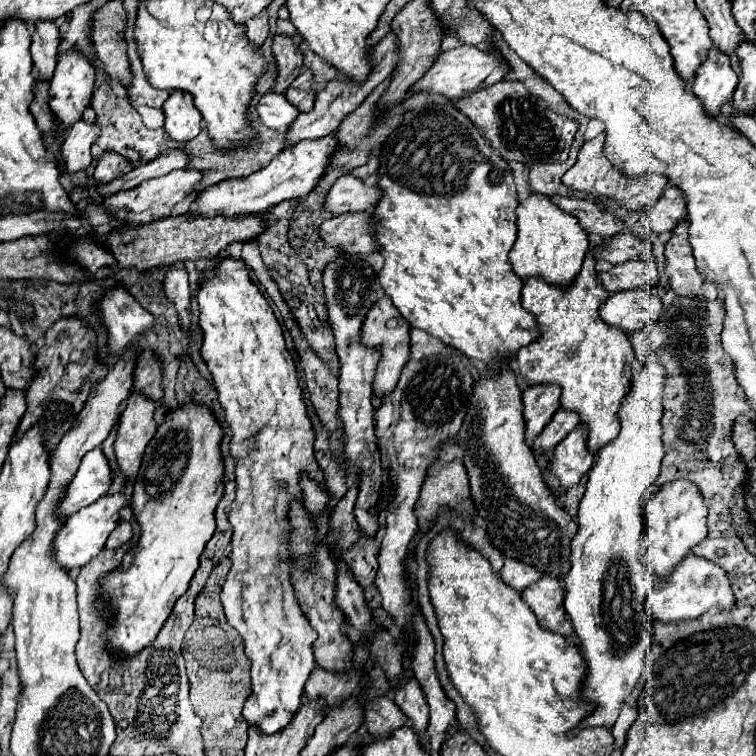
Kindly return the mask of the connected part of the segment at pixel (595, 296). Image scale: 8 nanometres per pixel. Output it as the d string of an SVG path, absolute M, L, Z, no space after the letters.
M588 254L584 258L582 270L574 278L572 284L556 286L556 284L550 284L550 282L536 276L536 278L528 278L526 284L524 284L524 290L522 290L522 306L538 318L538 326L540 326L542 336L538 338L538 342L532 342L530 346L520 348L520 352L516 356L518 366L520 366L520 374L524 376L528 386L550 382L550 384L558 384L562 388L560 404L562 404L562 408L578 412L580 422L588 424L588 428L590 428L588 448L592 452L602 448L602 444L610 442L616 436L616 432L620 432L618 408L620 408L622 396L630 388L632 364L634 364L634 350L630 346L626 332L620 330L618 326L608 326L598 314L600 306L608 300L608 296L610 294L598 282L596 260L594 260L592 254Z

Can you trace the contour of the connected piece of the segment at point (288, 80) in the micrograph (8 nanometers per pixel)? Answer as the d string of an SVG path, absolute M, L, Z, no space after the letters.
M276 34L272 42L272 52L278 60L278 78L272 90L284 94L288 86L294 82L294 78L302 72L302 52L296 46L296 42L286 34Z

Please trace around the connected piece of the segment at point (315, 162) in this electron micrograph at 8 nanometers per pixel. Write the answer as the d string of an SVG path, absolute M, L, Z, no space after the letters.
M328 134L320 140L300 140L294 146L286 146L266 168L250 174L248 178L236 178L236 180L224 180L216 186L206 188L190 206L190 212L202 214L202 216L242 216L242 214L256 214L266 212L268 208L292 200L292 198L304 198L310 194L316 184L326 174L326 168L330 164L330 156L336 152L338 140L336 134Z

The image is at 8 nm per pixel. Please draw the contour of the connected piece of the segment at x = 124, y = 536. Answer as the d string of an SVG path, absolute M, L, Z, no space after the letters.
M120 522L116 526L116 530L108 536L108 542L106 542L106 548L120 548L122 544L126 544L130 538L132 538L132 526L130 522Z

